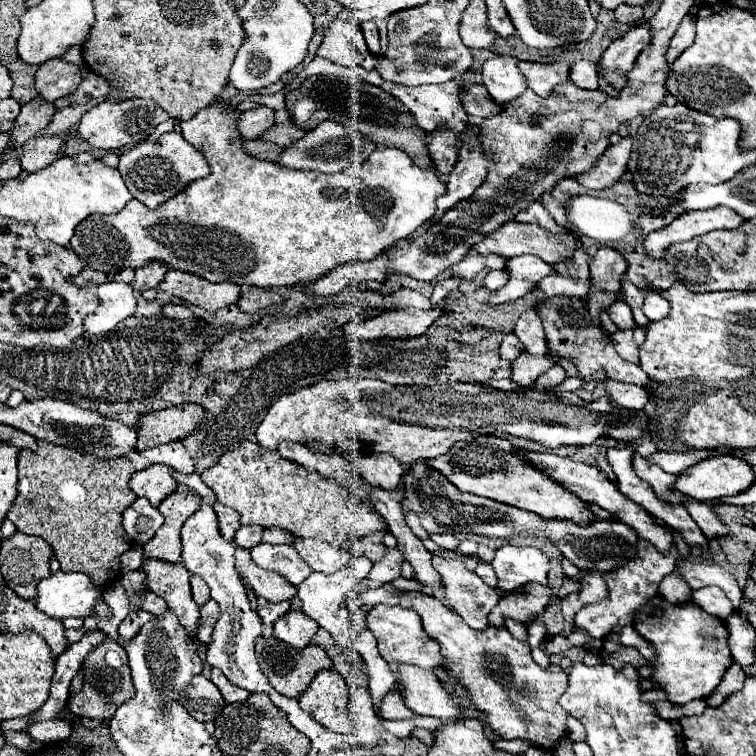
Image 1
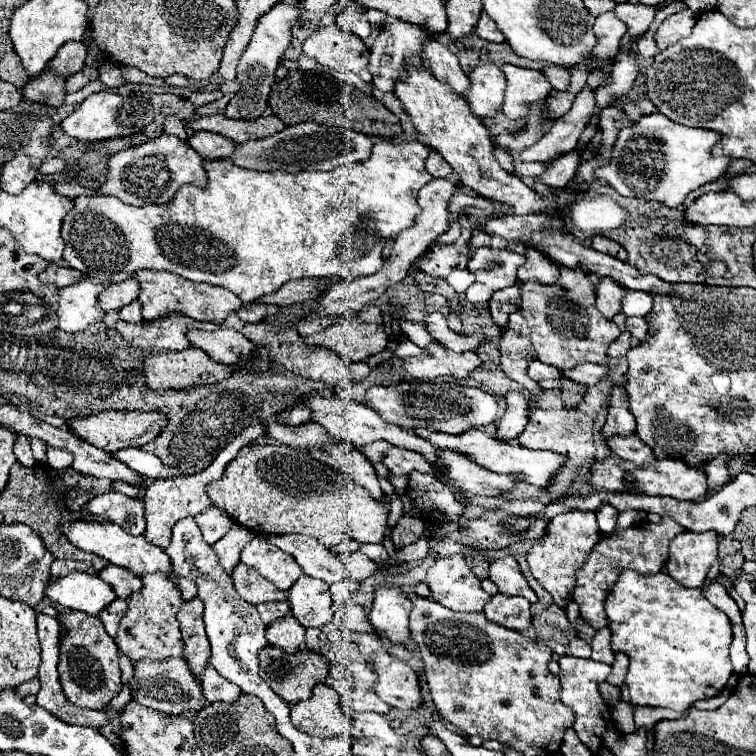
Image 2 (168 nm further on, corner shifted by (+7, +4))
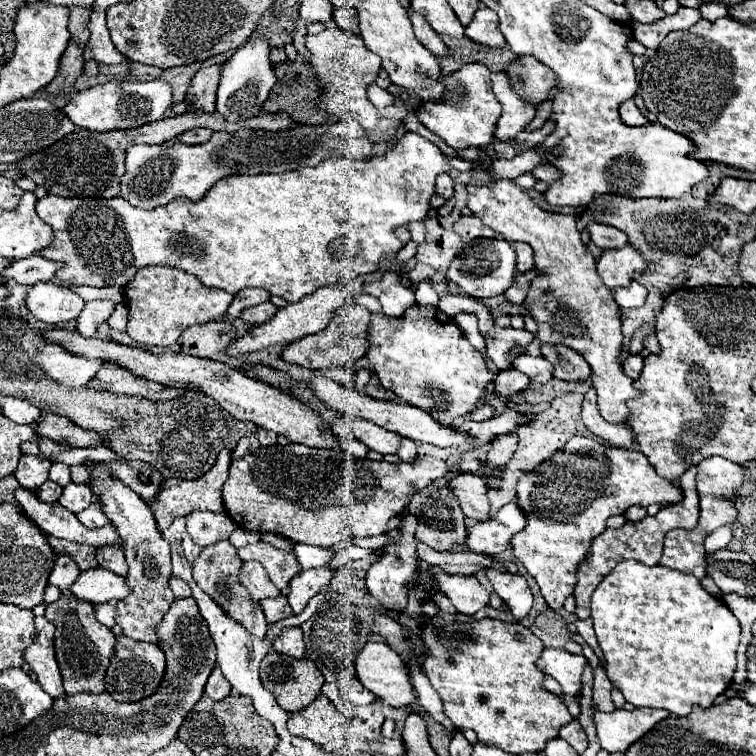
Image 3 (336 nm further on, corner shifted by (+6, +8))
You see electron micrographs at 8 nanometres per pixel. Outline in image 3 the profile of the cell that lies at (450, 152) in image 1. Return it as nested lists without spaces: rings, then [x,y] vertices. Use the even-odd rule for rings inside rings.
[[[448,173],[436,177],[436,193],[442,195],[444,199],[450,199],[454,195],[454,179]]]

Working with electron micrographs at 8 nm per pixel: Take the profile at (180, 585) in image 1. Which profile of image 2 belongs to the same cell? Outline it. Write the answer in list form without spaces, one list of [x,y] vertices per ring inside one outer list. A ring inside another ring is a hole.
[[[89,521],[61,523],[61,533],[75,547],[79,547],[79,549],[83,549],[87,553],[95,553],[95,555],[107,559],[113,565],[125,567],[125,569],[133,571],[137,577],[141,577],[145,573],[155,573],[155,571],[163,571],[167,577],[171,577],[171,559],[167,557],[167,553],[163,549],[147,543],[145,535],[137,535],[135,537],[135,535],[123,531],[115,523],[89,523]]]

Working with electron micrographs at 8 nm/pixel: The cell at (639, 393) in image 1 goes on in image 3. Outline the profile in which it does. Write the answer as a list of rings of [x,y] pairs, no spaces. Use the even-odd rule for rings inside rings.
[[[542,345],[542,357],[546,357],[554,365],[554,377],[562,381],[578,381],[588,379],[592,375],[588,363],[572,349],[568,347],[544,347]]]

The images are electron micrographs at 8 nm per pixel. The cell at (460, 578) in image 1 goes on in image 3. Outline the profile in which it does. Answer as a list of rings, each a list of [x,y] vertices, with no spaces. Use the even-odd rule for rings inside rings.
[[[444,573],[436,585],[460,613],[474,615],[488,605],[488,591],[478,583],[474,575]]]

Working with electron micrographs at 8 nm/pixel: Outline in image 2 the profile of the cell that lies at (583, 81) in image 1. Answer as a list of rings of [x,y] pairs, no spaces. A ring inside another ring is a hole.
[[[551,65],[551,67],[543,67],[541,71],[543,71],[543,75],[547,75],[547,81],[551,83],[553,89],[565,91],[565,89],[569,87],[569,77],[571,77],[571,75],[569,75],[567,69],[561,69],[561,67]]]

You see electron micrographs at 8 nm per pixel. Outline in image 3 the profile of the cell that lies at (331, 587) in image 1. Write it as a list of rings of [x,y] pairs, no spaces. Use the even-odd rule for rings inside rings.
[[[328,567],[322,569],[308,569],[300,571],[292,581],[290,581],[290,591],[288,591],[288,603],[292,607],[292,613],[302,613],[302,609],[308,605],[308,601],[320,593],[332,579],[332,571]]]

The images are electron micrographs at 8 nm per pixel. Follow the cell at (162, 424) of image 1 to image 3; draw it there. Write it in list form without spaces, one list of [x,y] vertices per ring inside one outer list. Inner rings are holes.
[[[46,413],[40,417],[36,433],[56,439],[58,443],[66,443],[70,447],[100,447],[106,441],[104,435],[92,429],[82,429],[66,417],[54,413]]]

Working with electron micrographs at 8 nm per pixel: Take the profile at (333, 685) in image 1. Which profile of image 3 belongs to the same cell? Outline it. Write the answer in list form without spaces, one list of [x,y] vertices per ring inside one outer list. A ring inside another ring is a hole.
[[[318,695],[316,701],[312,701],[304,711],[296,711],[290,715],[288,719],[288,731],[294,733],[294,735],[300,735],[300,737],[306,737],[314,743],[318,743],[320,747],[324,747],[326,751],[340,751],[346,743],[346,723],[348,719],[336,711],[336,707],[332,705],[332,701],[326,697],[326,695]]]

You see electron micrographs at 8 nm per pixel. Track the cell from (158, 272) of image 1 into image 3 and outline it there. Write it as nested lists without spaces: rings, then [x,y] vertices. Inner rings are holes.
[[[96,299],[96,301],[86,303],[84,311],[78,317],[76,329],[84,337],[94,337],[98,325],[108,321],[108,317],[114,313],[114,309],[116,309],[116,303],[110,299]]]

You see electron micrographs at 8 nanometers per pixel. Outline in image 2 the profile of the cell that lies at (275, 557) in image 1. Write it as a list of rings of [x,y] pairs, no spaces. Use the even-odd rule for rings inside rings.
[[[253,537],[245,545],[245,549],[241,551],[241,561],[247,567],[259,571],[281,591],[289,591],[291,585],[303,575],[303,569],[295,563],[295,559],[291,559],[291,555],[279,551],[279,547],[271,545],[263,537]]]

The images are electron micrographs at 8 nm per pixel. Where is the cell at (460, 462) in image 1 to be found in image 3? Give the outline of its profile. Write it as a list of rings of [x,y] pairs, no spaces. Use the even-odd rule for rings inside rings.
[[[336,419],[336,421],[332,421],[332,429],[340,437],[346,437],[346,435],[356,437],[366,447],[370,447],[372,451],[376,451],[380,455],[396,455],[396,451],[400,447],[400,441],[402,441],[400,435],[396,435],[392,431],[386,431],[386,429],[378,427],[376,423],[364,421],[364,419],[358,419],[350,425]]]

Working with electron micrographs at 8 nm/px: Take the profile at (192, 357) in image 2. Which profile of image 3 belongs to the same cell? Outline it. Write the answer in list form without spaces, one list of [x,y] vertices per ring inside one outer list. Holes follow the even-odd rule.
[[[106,363],[92,381],[88,381],[88,387],[112,391],[118,395],[130,395],[130,397],[144,397],[152,401],[164,401],[164,399],[176,399],[184,395],[184,389],[164,387],[160,383],[148,381],[144,377],[136,377],[126,367],[120,367],[116,363]]]

